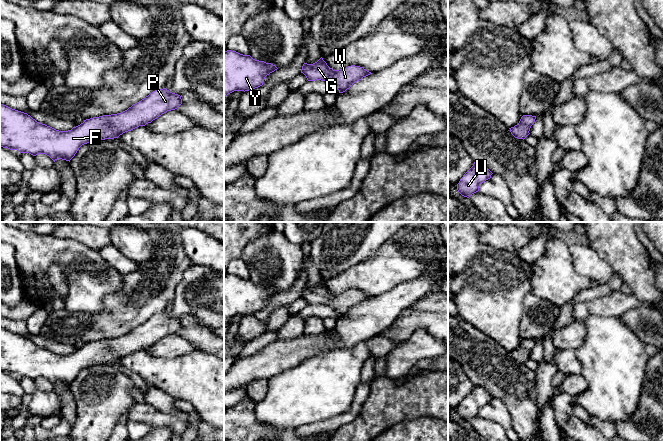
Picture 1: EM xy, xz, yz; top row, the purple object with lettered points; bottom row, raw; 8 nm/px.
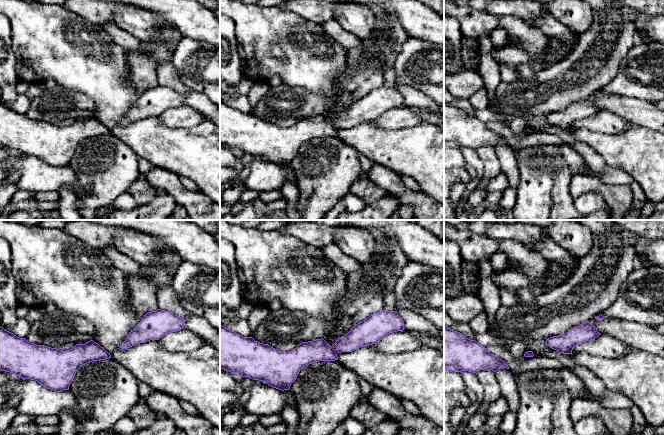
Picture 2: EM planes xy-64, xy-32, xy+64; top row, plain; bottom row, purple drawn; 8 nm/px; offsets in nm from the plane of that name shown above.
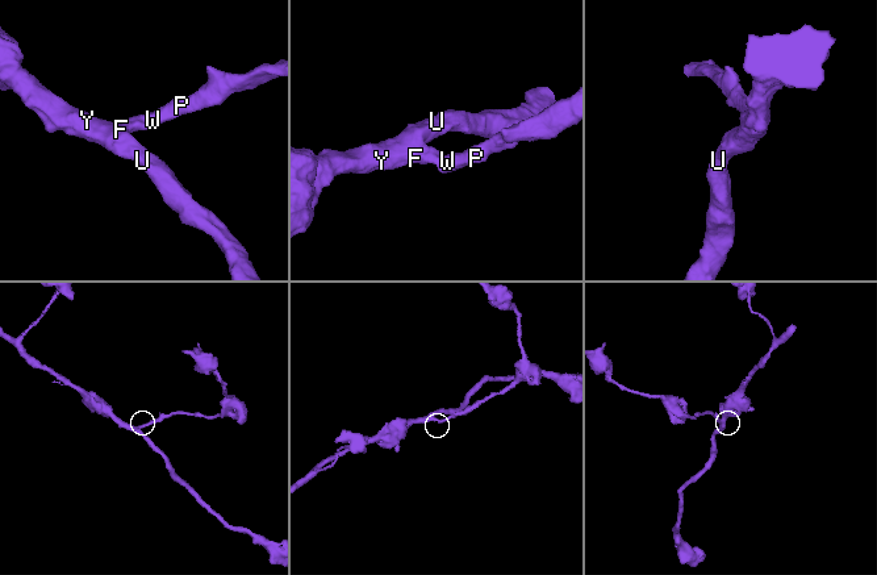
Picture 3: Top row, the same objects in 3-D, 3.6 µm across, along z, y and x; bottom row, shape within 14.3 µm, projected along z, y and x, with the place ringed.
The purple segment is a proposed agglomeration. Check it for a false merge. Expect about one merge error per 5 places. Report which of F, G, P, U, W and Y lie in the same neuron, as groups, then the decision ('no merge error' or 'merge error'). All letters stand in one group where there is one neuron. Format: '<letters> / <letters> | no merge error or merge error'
F G P U W Y | no merge error

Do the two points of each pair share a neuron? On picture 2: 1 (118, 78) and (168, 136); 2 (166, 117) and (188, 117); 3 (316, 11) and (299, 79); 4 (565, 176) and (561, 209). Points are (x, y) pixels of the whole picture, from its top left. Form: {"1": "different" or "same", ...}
{"1": "same", "2": "same", "3": "different", "4": "same"}

